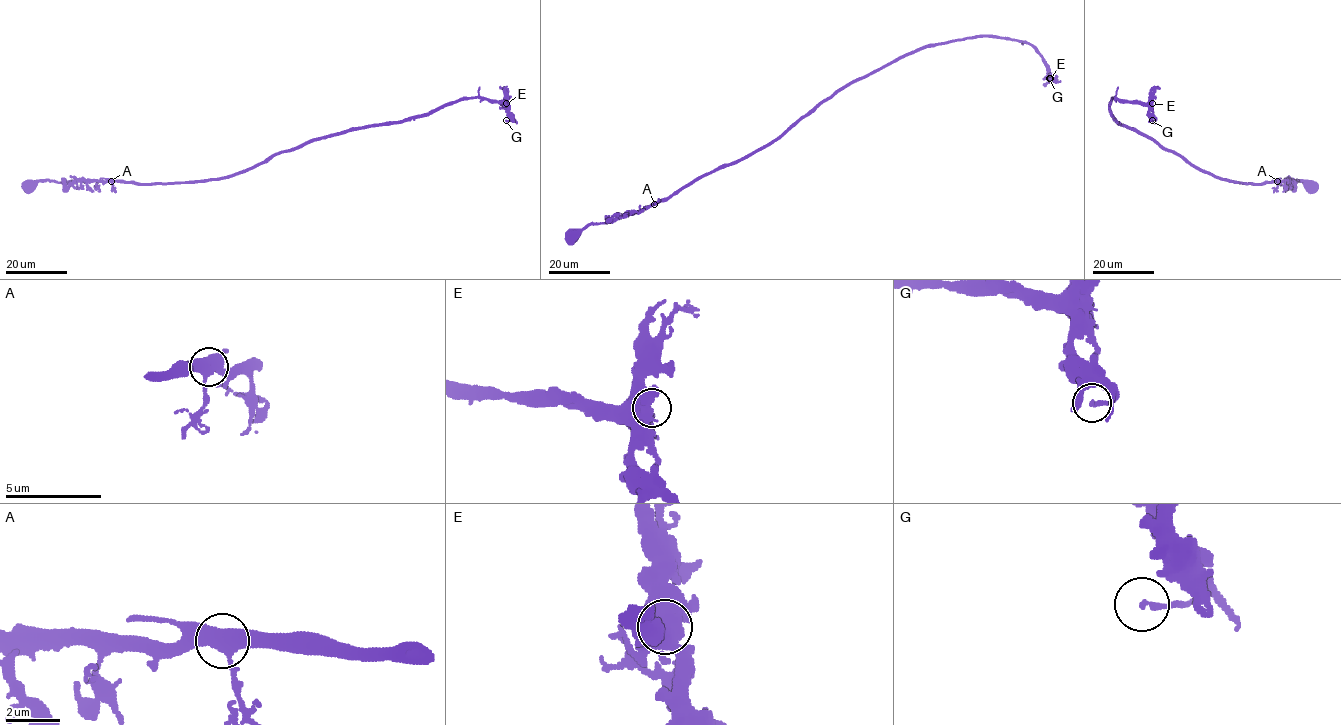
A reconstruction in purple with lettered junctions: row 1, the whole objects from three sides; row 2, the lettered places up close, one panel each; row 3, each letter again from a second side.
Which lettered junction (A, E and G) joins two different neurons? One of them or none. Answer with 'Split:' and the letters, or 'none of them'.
Split: none of them

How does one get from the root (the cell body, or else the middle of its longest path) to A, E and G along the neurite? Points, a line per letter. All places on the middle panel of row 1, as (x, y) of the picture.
A: (574, 235), (591, 224), (610, 222), (654, 204)
E: (574, 235), (666, 201), (769, 145), (851, 83), (927, 47), (978, 36), (1028, 42), (1050, 78)
G: (574, 235), (666, 201), (769, 145), (851, 83), (927, 47), (978, 36), (1028, 42), (1055, 82), (1049, 78)

